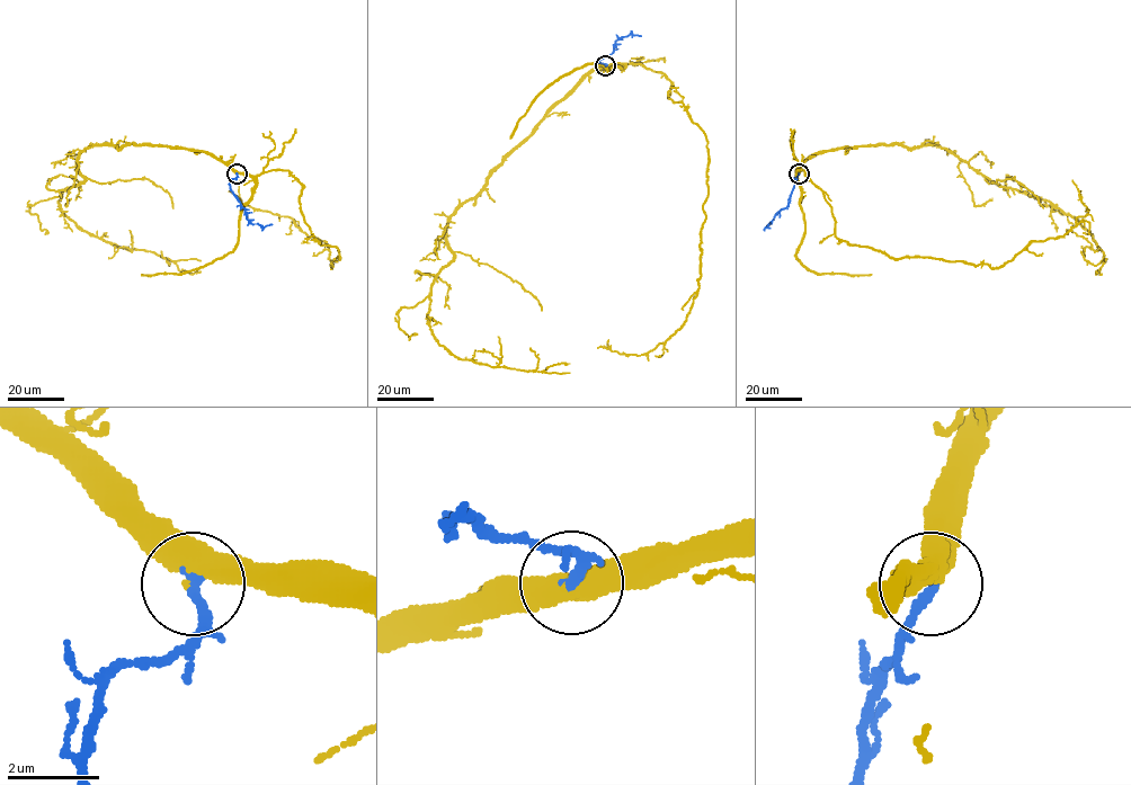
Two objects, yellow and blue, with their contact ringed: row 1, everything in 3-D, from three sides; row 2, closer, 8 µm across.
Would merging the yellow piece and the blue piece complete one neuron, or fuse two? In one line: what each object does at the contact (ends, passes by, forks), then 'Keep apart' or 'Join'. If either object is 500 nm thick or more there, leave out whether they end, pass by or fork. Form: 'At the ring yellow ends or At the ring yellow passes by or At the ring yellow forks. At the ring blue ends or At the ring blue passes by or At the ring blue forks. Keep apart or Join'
At the ring yellow passes by. At the ring blue ends. Keep apart

